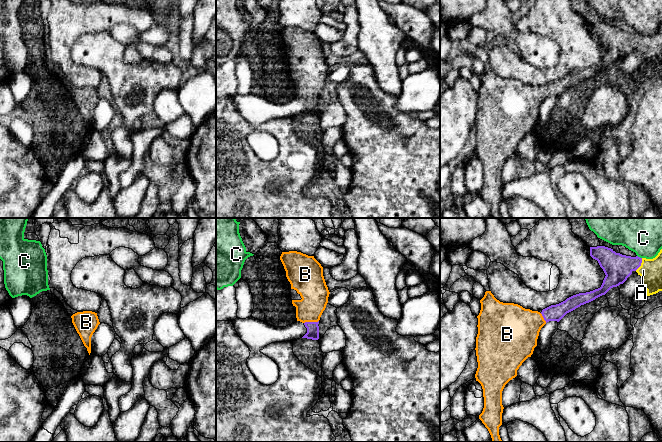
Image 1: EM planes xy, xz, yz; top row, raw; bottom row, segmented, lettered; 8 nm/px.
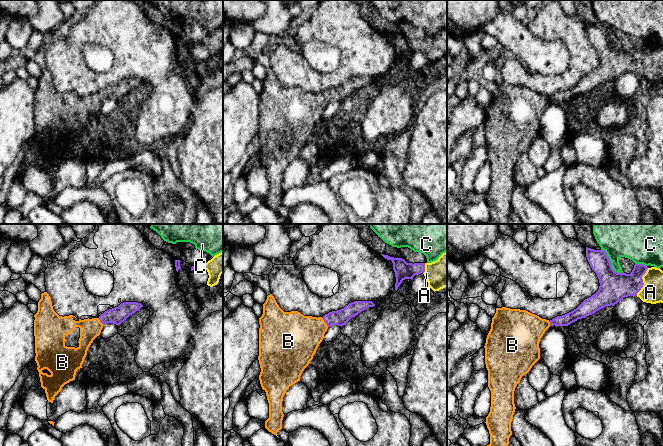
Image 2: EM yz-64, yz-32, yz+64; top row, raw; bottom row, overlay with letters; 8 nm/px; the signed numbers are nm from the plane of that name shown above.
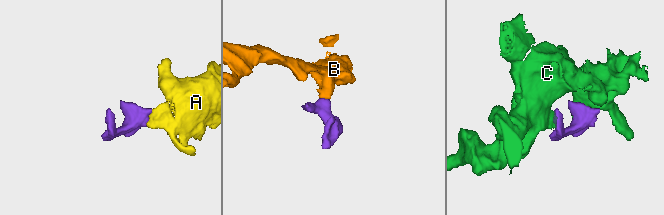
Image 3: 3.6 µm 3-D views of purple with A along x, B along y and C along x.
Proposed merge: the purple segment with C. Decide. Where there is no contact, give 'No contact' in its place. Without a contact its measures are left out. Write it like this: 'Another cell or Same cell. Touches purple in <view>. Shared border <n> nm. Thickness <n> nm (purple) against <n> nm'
Another cell. Touches purple in yz. Shared border 50 nm. Thickness 220 nm (purple) against 260 nm

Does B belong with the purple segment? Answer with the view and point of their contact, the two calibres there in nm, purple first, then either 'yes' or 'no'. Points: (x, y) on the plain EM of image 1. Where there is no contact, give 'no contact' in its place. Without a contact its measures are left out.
xz (311, 98) | 100/220 nm | yes

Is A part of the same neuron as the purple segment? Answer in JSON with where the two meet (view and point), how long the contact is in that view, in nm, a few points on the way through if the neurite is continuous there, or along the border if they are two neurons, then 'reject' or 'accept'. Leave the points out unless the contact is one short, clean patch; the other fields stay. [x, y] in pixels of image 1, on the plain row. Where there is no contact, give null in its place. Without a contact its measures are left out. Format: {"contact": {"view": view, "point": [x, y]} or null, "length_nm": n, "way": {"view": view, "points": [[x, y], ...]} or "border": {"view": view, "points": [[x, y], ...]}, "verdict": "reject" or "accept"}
{"contact": {"view": "yz", "point": [640, 40]}, "length_nm": 120, "way": {"view": "yz", "points": [[617, 43], [626, 40], [640, 40], [650, 46]]}, "verdict": "accept"}

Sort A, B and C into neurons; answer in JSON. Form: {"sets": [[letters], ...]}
{"sets": [["A", "B"], ["C"]]}

